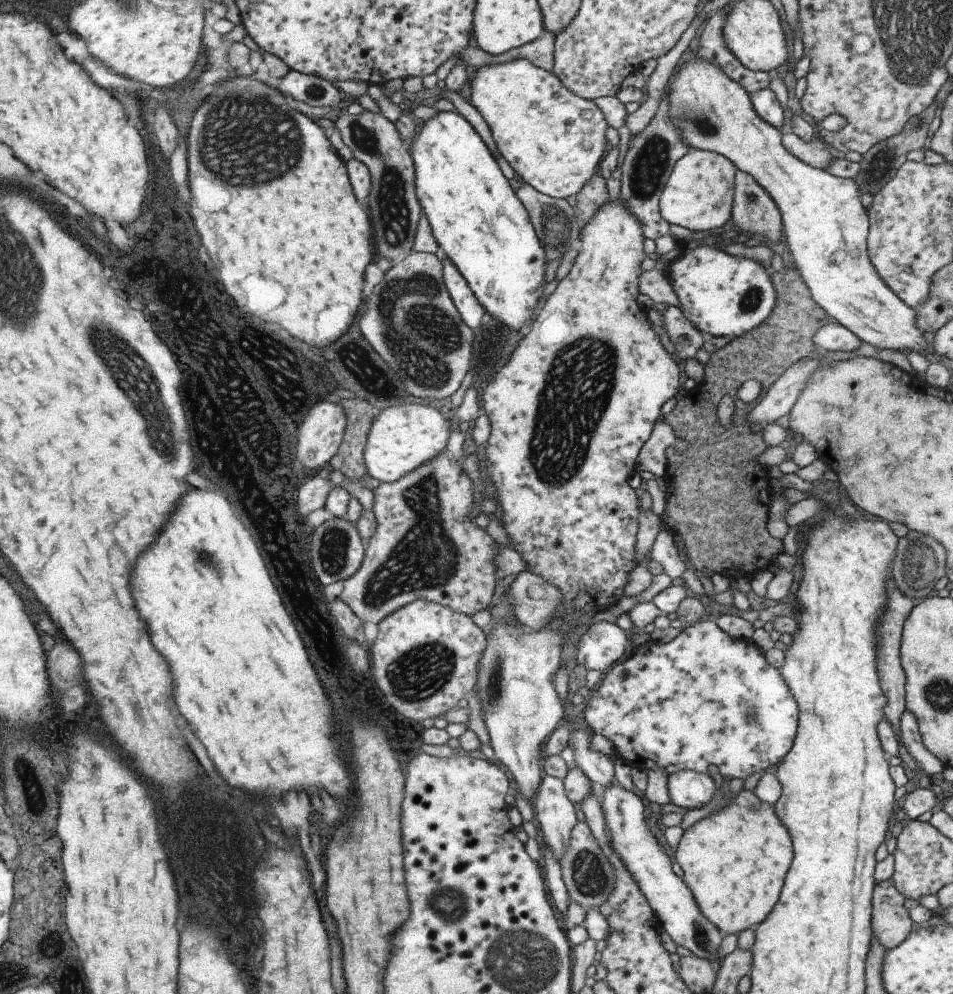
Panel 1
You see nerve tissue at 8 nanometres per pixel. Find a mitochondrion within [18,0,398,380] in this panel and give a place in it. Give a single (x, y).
(246, 139)

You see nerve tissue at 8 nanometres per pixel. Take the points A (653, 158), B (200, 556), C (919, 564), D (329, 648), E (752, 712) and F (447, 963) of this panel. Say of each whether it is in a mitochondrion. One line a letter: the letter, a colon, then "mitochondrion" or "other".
A: mitochondrion
B: mitochondrion
C: mitochondrion
D: other
E: mitochondrion
F: other

